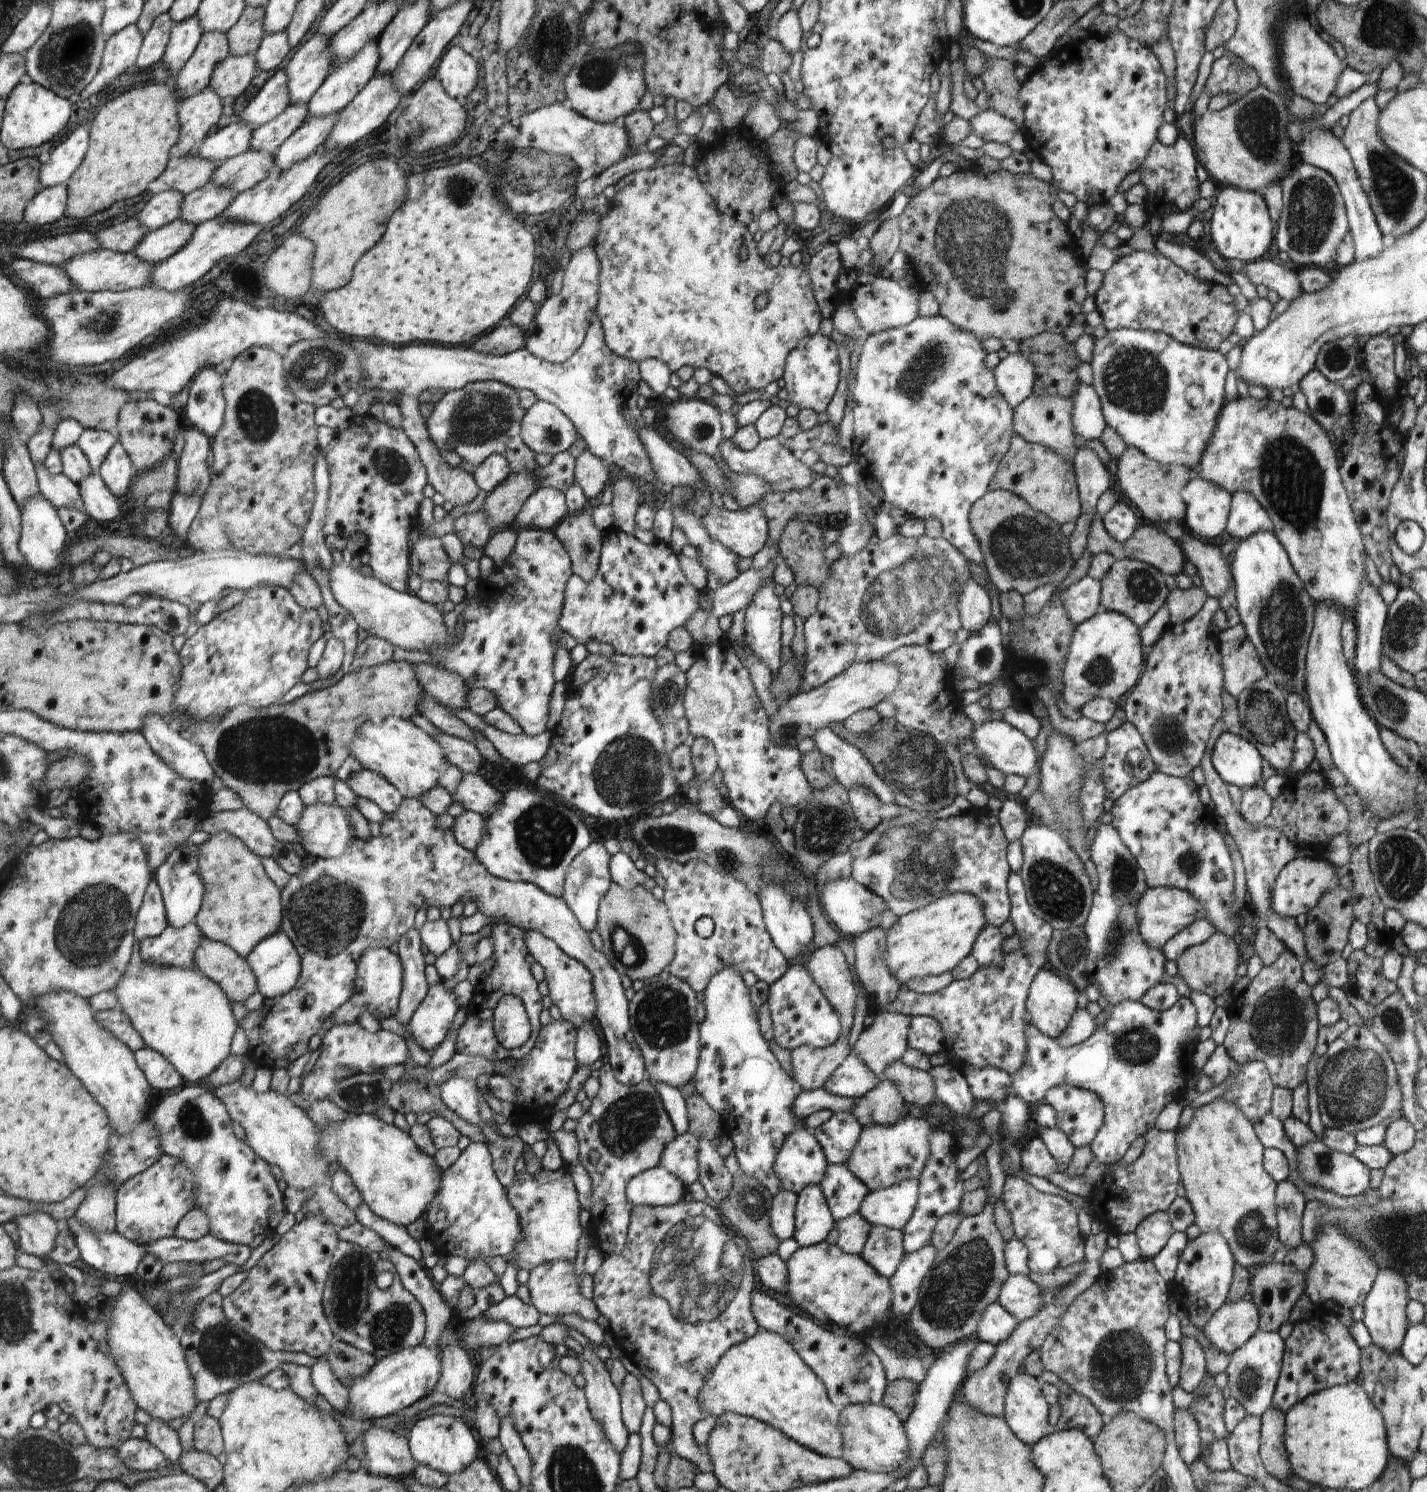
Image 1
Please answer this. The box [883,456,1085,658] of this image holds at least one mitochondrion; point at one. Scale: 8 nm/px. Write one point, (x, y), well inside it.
(1023, 547)

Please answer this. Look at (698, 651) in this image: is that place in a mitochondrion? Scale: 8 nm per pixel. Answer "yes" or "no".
no

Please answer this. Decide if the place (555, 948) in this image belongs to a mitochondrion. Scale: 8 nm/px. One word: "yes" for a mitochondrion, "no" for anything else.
no

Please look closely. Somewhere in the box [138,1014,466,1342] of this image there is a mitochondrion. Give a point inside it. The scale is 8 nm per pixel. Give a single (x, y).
(359, 1095)

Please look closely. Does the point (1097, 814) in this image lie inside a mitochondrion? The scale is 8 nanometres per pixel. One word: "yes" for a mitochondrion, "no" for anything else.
no

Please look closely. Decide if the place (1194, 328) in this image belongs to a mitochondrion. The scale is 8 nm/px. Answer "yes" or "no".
no

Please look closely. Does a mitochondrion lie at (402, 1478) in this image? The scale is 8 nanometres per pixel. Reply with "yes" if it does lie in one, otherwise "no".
no

